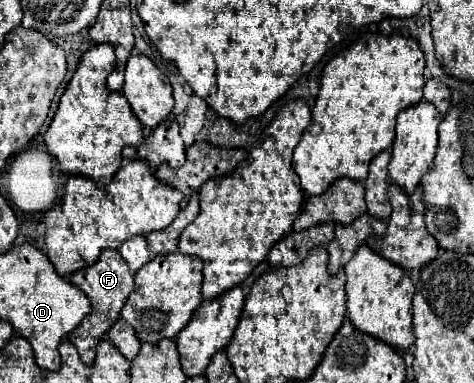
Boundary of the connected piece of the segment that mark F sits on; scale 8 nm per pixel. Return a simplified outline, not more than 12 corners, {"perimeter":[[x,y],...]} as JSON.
{"perimeter":[[102,250],[70,282],[92,312],[70,332],[82,362],[120,318],[134,278],[118,250]]}

